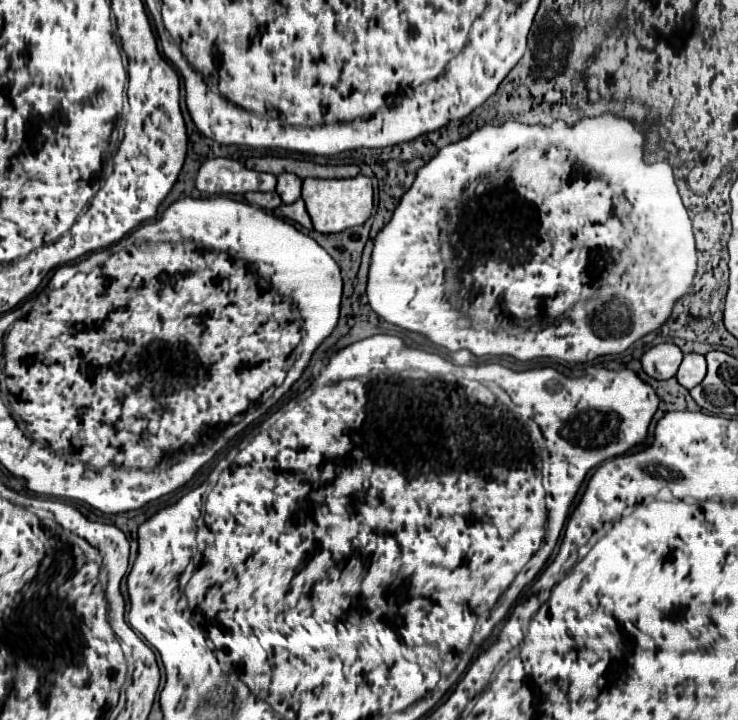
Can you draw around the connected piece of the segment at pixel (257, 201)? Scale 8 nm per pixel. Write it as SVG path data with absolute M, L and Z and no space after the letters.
M250 191L250 193L244 193L244 197L246 197L248 203L258 205L258 207L262 207L262 209L276 209L276 207L282 203L276 191L268 191L268 193Z

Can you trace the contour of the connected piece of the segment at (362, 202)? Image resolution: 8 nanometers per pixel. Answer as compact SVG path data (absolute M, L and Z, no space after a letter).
M356 175L352 179L304 179L302 183L302 199L306 201L308 215L314 223L314 229L320 233L340 233L348 227L356 227L368 221L372 215L374 191L372 183L364 175Z

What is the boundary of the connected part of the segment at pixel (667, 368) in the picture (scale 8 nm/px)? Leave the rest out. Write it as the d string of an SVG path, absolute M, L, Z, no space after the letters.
M674 343L652 347L642 357L642 369L654 379L670 379L676 375L682 361L682 351Z

